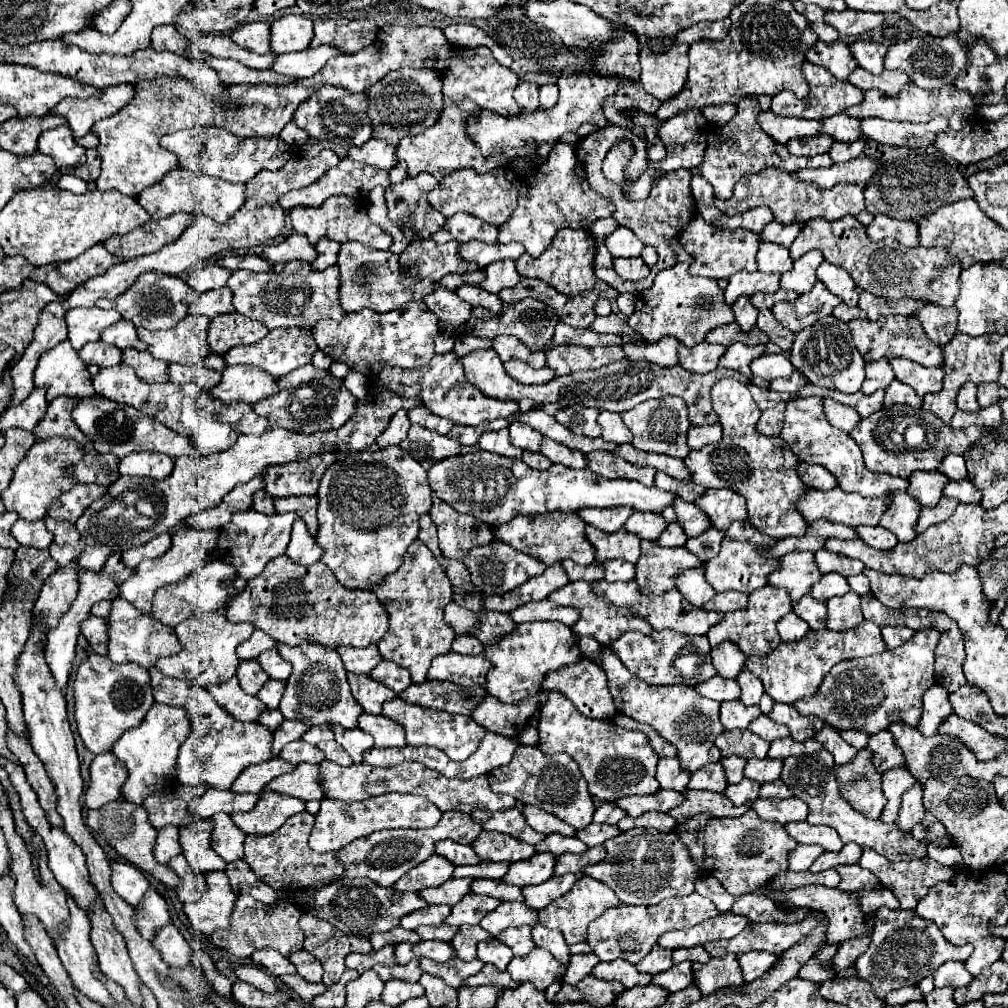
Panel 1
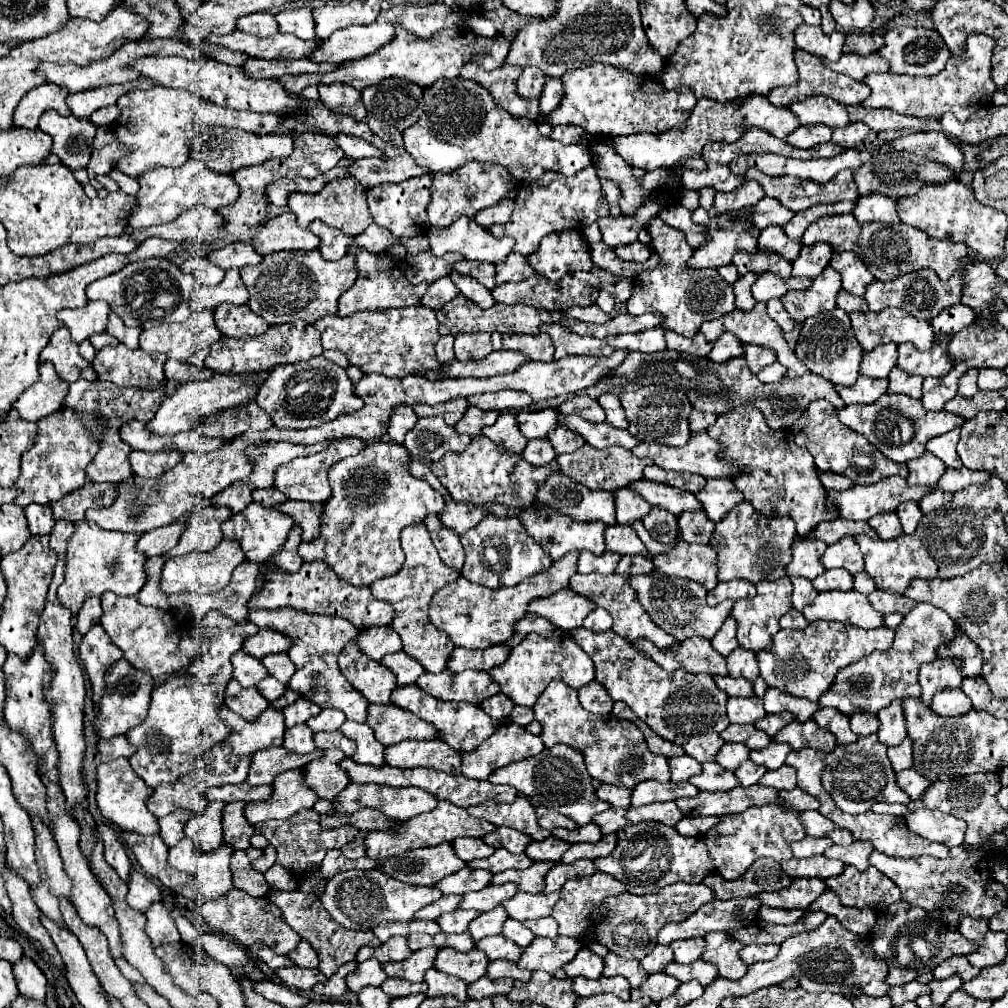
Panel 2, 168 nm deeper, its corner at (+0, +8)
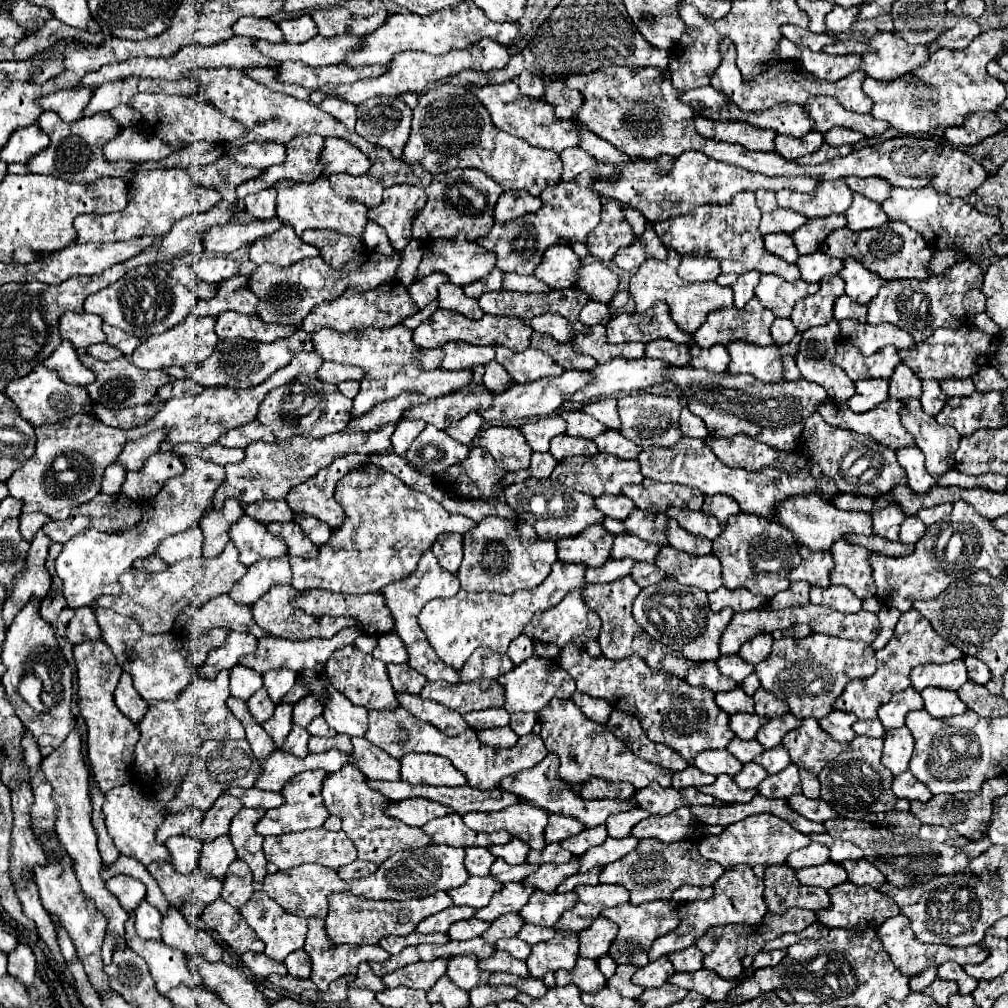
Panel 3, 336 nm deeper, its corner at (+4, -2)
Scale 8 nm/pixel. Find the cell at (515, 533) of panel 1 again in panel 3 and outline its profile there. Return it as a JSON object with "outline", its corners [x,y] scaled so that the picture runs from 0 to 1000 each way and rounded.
{"outline":[[[584,522],[578,530],[570,534],[553,536],[553,556],[580,560],[580,562],[596,562],[604,556],[604,548],[608,542],[608,530],[598,522]]]}

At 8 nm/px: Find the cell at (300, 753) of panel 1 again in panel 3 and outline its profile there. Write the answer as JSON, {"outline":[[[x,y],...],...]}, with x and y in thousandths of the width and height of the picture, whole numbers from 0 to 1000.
{"outline":[[[291,720],[291,724],[287,726],[283,738],[281,738],[281,746],[285,748],[291,748],[295,752],[303,752],[307,746],[305,746],[305,734],[307,734],[307,728],[303,722],[299,720]]]}

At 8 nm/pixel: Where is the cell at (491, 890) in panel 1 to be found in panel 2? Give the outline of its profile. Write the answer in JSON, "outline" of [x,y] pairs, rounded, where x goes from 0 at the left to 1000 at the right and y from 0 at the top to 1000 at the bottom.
{"outline":[[[531,855],[527,861],[523,863],[501,863],[497,867],[491,867],[487,877],[501,877],[501,875],[511,875],[515,879],[515,883],[519,885],[539,885],[539,873],[543,869],[543,865],[549,861],[551,857],[543,857],[543,855]]]}

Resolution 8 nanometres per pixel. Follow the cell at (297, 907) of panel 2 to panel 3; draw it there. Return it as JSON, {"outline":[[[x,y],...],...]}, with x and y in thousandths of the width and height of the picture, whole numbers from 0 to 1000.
{"outline":[[[307,911],[307,923],[301,942],[305,942],[311,954],[309,972],[316,982],[324,982],[326,976],[342,966],[352,966],[360,952],[358,938],[336,938],[322,929],[320,911]]]}

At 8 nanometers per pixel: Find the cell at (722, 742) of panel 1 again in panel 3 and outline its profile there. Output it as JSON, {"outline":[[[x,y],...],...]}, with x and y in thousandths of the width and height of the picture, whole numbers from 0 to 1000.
{"outline":[[[731,730],[723,736],[721,744],[723,744],[729,752],[733,752],[737,758],[745,756],[749,750],[753,750],[753,748],[759,746],[759,742],[757,742],[749,732],[747,732],[747,734],[735,734],[735,732],[731,732]]]}

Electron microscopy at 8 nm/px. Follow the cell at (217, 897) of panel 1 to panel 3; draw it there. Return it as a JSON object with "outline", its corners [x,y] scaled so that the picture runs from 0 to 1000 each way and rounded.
{"outline":[[[223,827],[221,831],[213,831],[213,835],[203,835],[201,837],[201,847],[199,847],[197,861],[221,875],[223,867],[225,867],[225,861],[233,851],[235,849],[233,849],[231,837],[229,837],[227,829]]]}

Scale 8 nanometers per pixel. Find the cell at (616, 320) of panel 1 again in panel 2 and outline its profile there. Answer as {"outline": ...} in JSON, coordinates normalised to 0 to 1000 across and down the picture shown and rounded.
{"outline":[[[590,302],[588,304],[580,304],[580,306],[563,306],[563,310],[547,310],[547,313],[551,317],[557,317],[557,313],[566,313],[570,317],[590,319],[590,321],[598,321],[598,319],[606,317],[606,313],[600,312],[600,310],[596,310]]]}

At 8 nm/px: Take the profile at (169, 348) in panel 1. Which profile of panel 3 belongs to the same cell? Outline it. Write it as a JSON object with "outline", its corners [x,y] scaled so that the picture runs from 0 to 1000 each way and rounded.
{"outline":[[[188,312],[178,323],[172,323],[170,327],[158,333],[150,333],[142,337],[142,341],[132,349],[130,359],[136,365],[144,365],[144,367],[162,367],[168,363],[186,363],[189,359],[201,359],[211,351],[217,339],[211,323],[213,323],[213,315],[193,315],[193,312]]]}

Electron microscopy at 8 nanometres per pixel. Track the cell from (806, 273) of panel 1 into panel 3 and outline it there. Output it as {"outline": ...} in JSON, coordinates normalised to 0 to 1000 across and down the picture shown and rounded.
{"outline":[[[811,248],[811,250],[807,250],[807,252],[795,254],[795,256],[791,258],[791,266],[793,266],[795,276],[797,276],[799,280],[814,280],[816,274],[830,272],[830,270],[836,266],[836,258],[824,256],[824,254],[816,252],[814,248]]]}

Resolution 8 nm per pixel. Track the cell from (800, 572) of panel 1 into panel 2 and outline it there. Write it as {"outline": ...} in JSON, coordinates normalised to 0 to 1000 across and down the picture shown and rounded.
{"outline":[[[793,534],[787,540],[787,556],[781,560],[781,571],[797,571],[797,573],[811,573],[816,569],[816,560],[814,552],[818,548],[820,540],[816,536],[803,536],[803,534]]]}

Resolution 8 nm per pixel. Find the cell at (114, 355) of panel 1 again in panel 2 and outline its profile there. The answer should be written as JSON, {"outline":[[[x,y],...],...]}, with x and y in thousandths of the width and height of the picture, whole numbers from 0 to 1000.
{"outline":[[[106,329],[94,331],[94,333],[90,333],[88,337],[90,337],[90,341],[94,343],[94,347],[100,347],[100,345],[104,345],[104,343],[116,343],[116,341],[118,341],[118,337],[116,337],[114,333],[106,331]]]}

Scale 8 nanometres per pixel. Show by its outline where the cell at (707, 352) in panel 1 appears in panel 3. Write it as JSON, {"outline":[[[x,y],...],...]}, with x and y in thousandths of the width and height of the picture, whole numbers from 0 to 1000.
{"outline":[[[650,337],[642,341],[640,353],[642,355],[654,355],[658,359],[664,359],[668,363],[682,363],[686,359],[686,351],[684,351],[686,341],[672,341],[666,337]]]}

